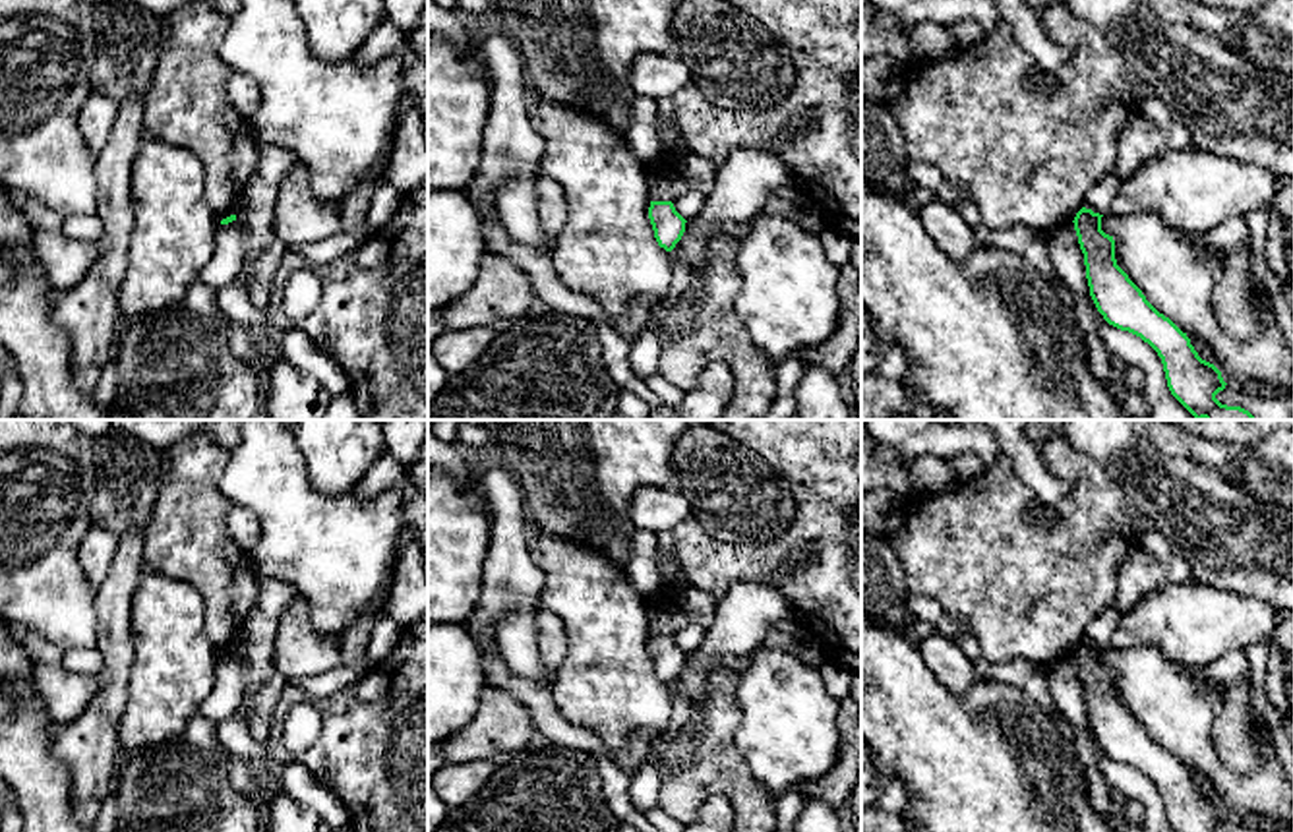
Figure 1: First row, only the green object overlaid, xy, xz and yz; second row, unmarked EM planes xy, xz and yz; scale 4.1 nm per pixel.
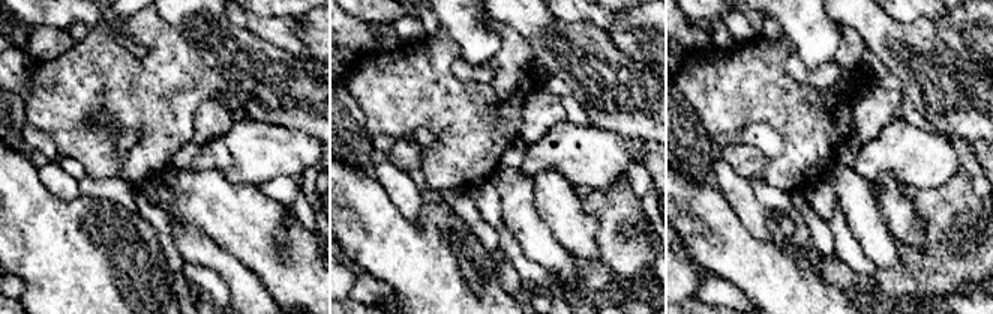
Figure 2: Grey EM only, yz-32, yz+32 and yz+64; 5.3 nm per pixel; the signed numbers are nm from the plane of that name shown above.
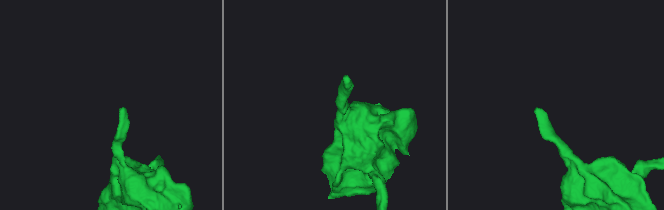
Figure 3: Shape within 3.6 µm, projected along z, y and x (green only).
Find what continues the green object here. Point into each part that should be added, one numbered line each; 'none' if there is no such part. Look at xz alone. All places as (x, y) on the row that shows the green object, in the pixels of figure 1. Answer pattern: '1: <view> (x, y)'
none

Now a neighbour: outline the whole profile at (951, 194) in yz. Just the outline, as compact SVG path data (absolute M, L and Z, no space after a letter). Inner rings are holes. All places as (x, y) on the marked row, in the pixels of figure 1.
M943 182L935 195L950 207L954 207L958 201L972 201L970 192L952 182Z

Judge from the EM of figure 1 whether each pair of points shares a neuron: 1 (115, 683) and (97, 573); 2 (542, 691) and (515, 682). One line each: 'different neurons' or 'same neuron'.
1: different neurons
2: same neuron

